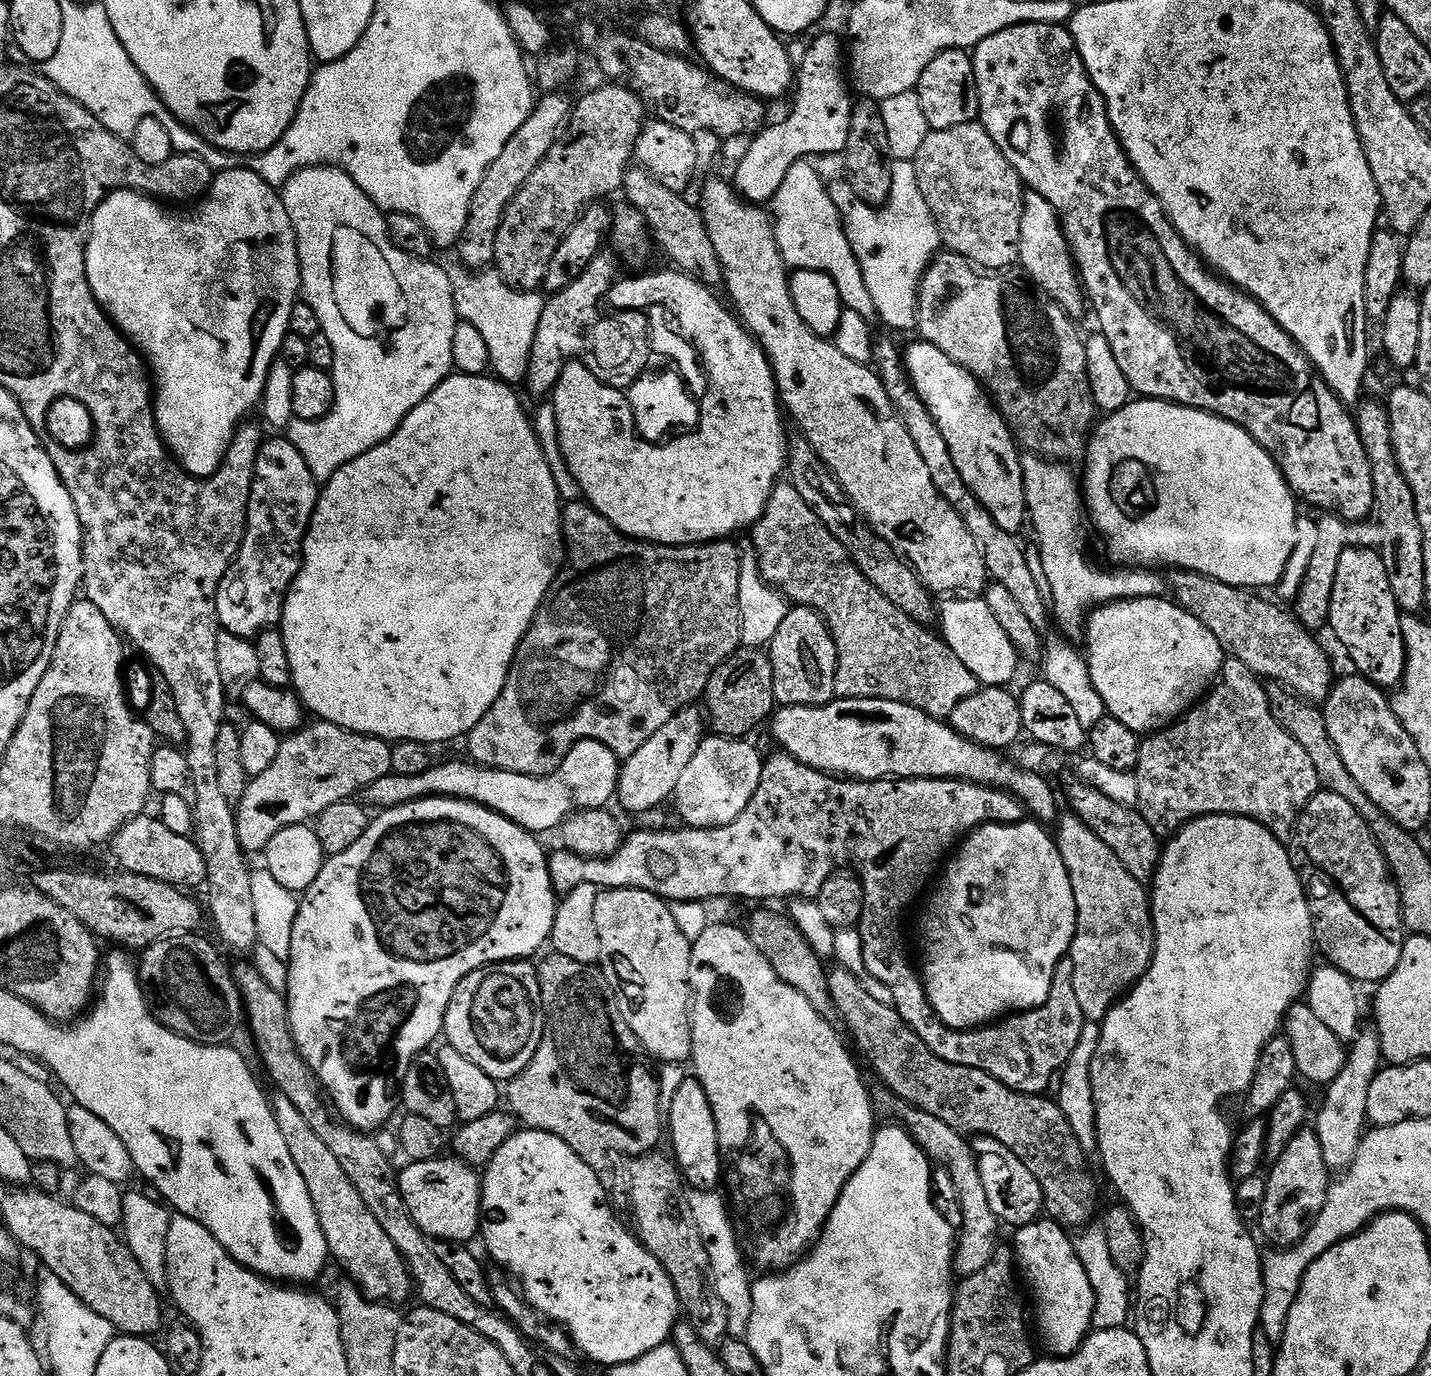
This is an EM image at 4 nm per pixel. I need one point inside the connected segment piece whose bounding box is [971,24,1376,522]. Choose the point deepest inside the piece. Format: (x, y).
(1178, 332)

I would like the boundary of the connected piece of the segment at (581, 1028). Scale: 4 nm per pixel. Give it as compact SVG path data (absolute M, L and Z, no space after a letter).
M548 954L544 961L539 961L538 973L544 1033L526 1070L507 1081L506 1104L509 1104L507 1107L511 1115L525 1129L549 1132L554 1134L554 1138L562 1138L574 1154L590 1165L595 1165L596 1160L603 1156L635 1158L659 1149L660 1128L662 1132L660 1081L657 1073L648 1069L649 1061L638 1038L630 1026L626 1026L622 1014L613 1003L610 982L606 982L597 965L574 962L574 958L555 954Z

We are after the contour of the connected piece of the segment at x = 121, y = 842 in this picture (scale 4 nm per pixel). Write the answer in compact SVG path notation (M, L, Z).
M141 814L120 827L110 841L110 849L120 859L125 873L134 876L154 878L163 884L172 884L181 890L193 890L208 879L206 862L202 858L202 850L196 845L192 836L174 834L170 826L166 826L155 815Z

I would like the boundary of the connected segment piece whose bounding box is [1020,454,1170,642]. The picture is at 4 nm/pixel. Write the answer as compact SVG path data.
M1031 454L1021 455L1020 465L1030 528L1032 524L1036 531L1036 544L1040 547L1038 568L1050 597L1055 627L1057 624L1061 628L1057 629L1067 639L1073 642L1083 641L1086 636L1086 617L1105 604L1113 604L1116 600L1163 597L1169 591L1169 581L1165 577L1163 580L1159 571L1135 566L1116 566L1111 569L1113 572L1107 572L1106 569L1092 564L1088 557L1086 504L1082 499L1082 488L1077 477L1075 480L1068 469L1071 467Z

